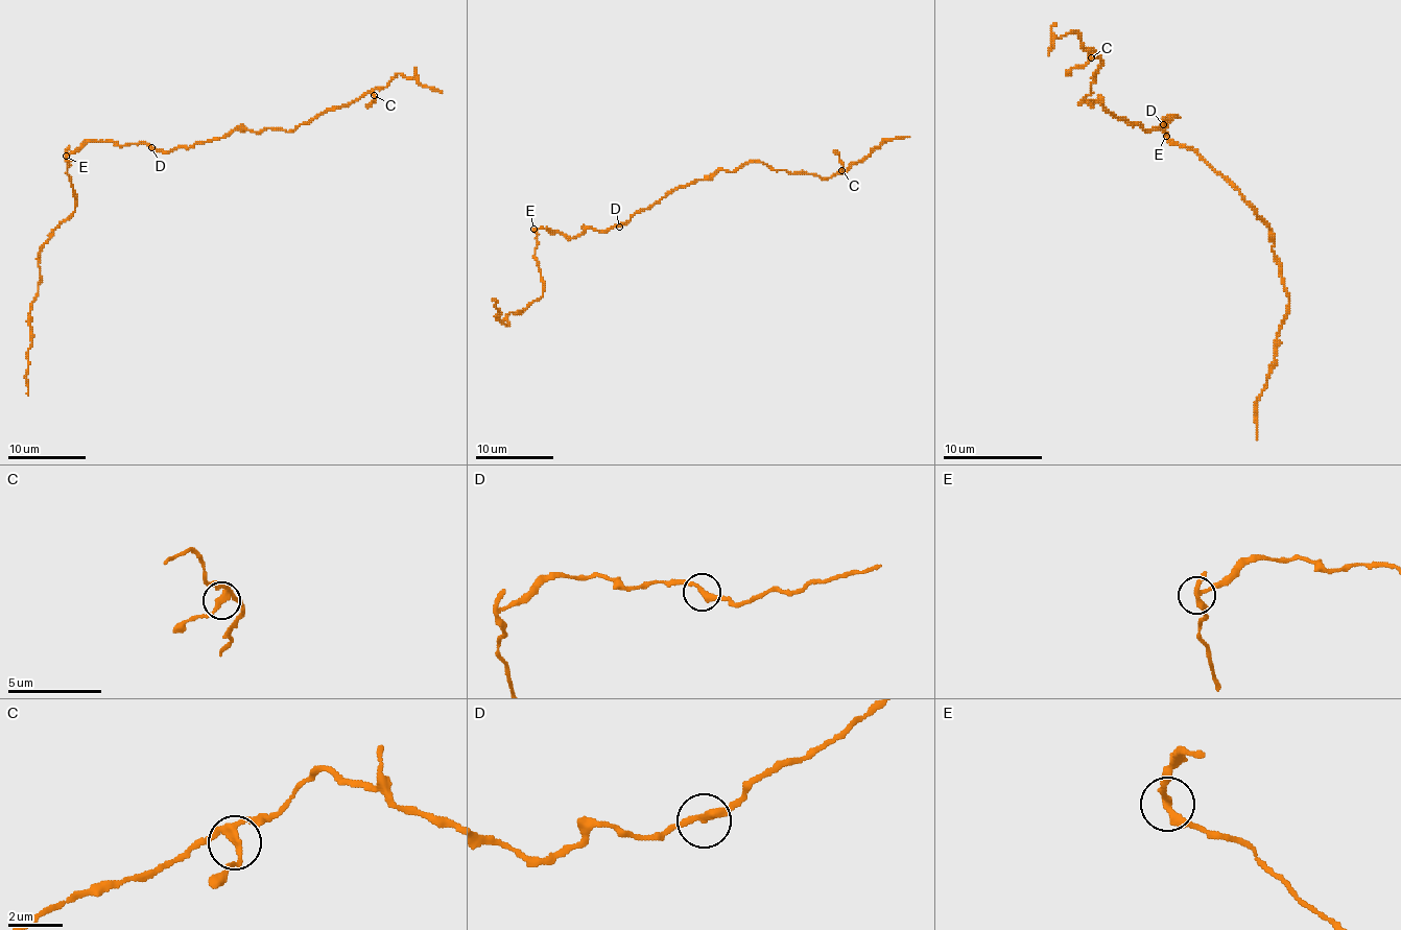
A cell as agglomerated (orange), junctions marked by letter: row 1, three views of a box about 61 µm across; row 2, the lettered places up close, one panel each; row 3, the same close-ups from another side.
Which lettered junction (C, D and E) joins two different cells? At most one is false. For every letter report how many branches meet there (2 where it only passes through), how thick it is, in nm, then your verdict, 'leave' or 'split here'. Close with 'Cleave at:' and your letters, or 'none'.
C: 3 branches meet; 220 nm thick; leave
D: 2 branches meet; 280 nm thick; leave
E: 3 branches meet; 220 nm thick; split here
Cleave at: E

